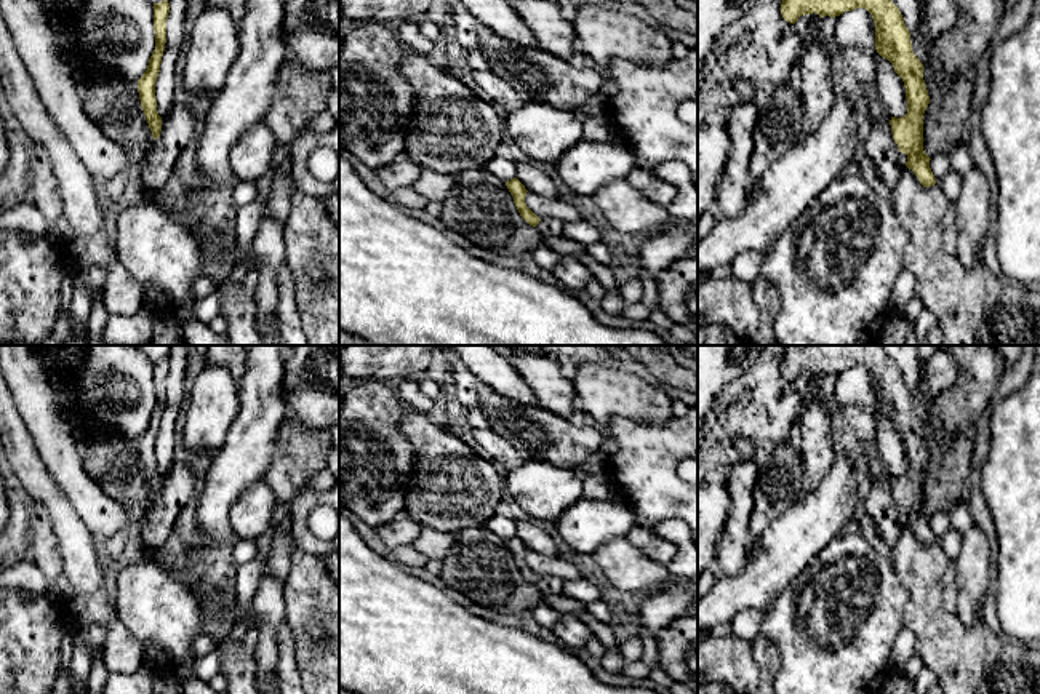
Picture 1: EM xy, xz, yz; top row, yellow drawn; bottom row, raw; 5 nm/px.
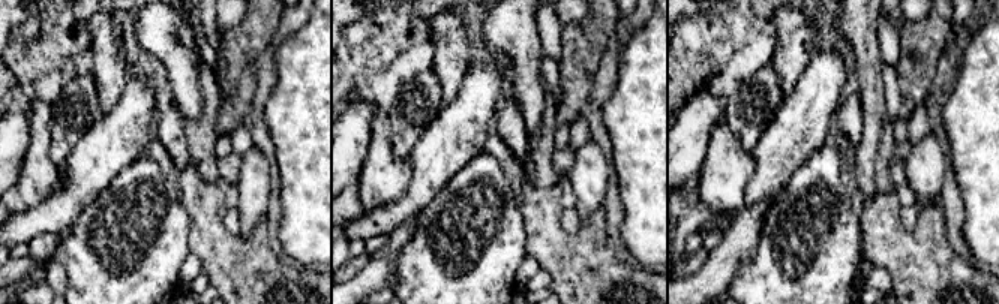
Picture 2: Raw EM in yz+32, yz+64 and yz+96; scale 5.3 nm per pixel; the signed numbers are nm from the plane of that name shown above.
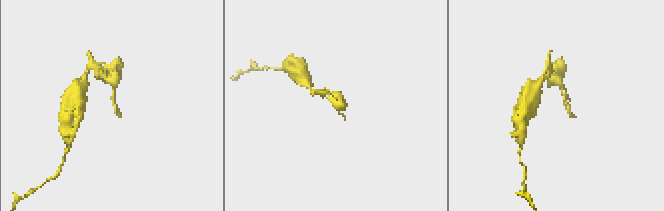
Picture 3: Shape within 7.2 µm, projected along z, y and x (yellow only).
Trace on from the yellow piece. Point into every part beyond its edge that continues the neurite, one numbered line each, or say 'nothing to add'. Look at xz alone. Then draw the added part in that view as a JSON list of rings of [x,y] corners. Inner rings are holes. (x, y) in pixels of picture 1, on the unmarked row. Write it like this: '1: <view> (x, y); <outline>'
nothing to add

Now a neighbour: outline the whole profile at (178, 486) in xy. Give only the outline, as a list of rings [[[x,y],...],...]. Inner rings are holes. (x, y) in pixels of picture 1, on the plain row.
[[[190,457],[173,464],[171,470],[162,477],[162,489],[150,510],[144,515],[144,539],[150,548],[162,547],[171,534],[184,507],[195,493],[195,475]]]

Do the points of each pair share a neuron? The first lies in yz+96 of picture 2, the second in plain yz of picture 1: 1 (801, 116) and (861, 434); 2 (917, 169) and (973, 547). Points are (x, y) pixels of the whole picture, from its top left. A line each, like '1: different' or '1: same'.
1: different
2: same

